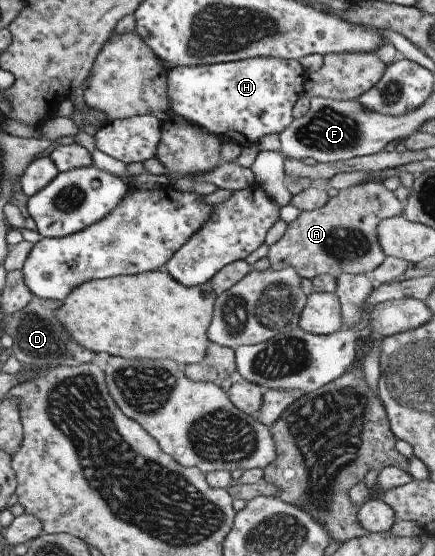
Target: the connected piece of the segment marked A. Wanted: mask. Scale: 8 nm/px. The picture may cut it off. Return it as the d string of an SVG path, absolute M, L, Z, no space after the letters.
M364 182L348 189L340 190L337 195L325 198L316 209L304 210L296 219L287 223L285 232L268 246L266 259L271 270L292 268L301 279L312 279L319 275L331 275L335 278L340 274L365 274L380 265L385 258L378 242L375 240L375 229L381 219L391 218L400 213L400 202L395 195L381 183Z

